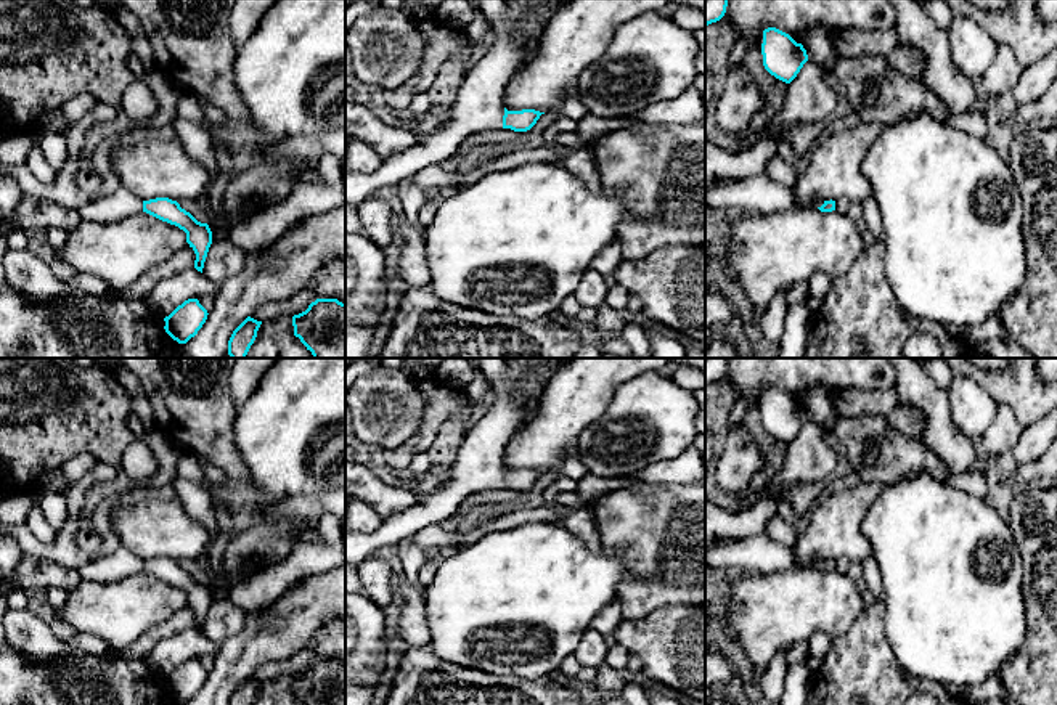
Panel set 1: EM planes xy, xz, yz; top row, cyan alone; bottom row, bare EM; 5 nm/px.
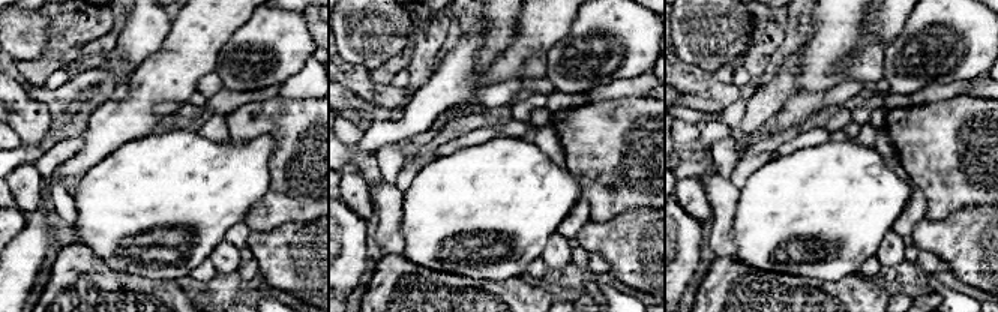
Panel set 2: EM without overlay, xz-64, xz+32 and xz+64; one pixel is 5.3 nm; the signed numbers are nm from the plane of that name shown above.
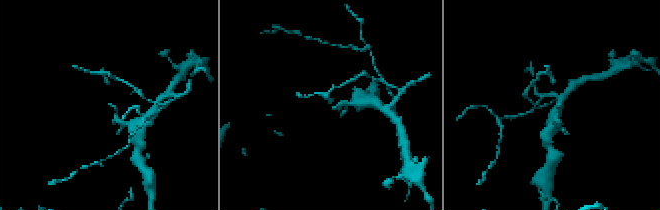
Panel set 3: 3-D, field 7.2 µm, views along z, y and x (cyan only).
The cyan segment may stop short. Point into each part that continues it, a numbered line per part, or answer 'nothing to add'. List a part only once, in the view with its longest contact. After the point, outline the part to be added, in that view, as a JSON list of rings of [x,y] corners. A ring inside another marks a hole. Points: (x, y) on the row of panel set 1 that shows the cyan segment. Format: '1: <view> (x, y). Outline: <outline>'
1: xz (479, 106). Outline: [[[479,0],[479,8],[493,24],[495,43],[466,72],[442,124],[424,143],[382,161],[374,173],[345,169],[345,202],[360,206],[374,198],[379,188],[398,186],[434,164],[447,165],[466,137],[503,128],[504,90],[525,58],[525,42],[516,29],[511,0]]]

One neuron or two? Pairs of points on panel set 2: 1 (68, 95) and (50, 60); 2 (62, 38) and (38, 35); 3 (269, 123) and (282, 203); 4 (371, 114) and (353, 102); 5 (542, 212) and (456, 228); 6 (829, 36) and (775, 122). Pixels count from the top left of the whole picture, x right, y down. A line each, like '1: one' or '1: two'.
1: two
2: two
3: one
4: one
5: one
6: one

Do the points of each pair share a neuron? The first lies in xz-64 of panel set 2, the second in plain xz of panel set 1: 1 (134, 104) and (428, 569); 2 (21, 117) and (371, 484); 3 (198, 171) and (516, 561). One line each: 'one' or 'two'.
1: two
2: one
3: one

